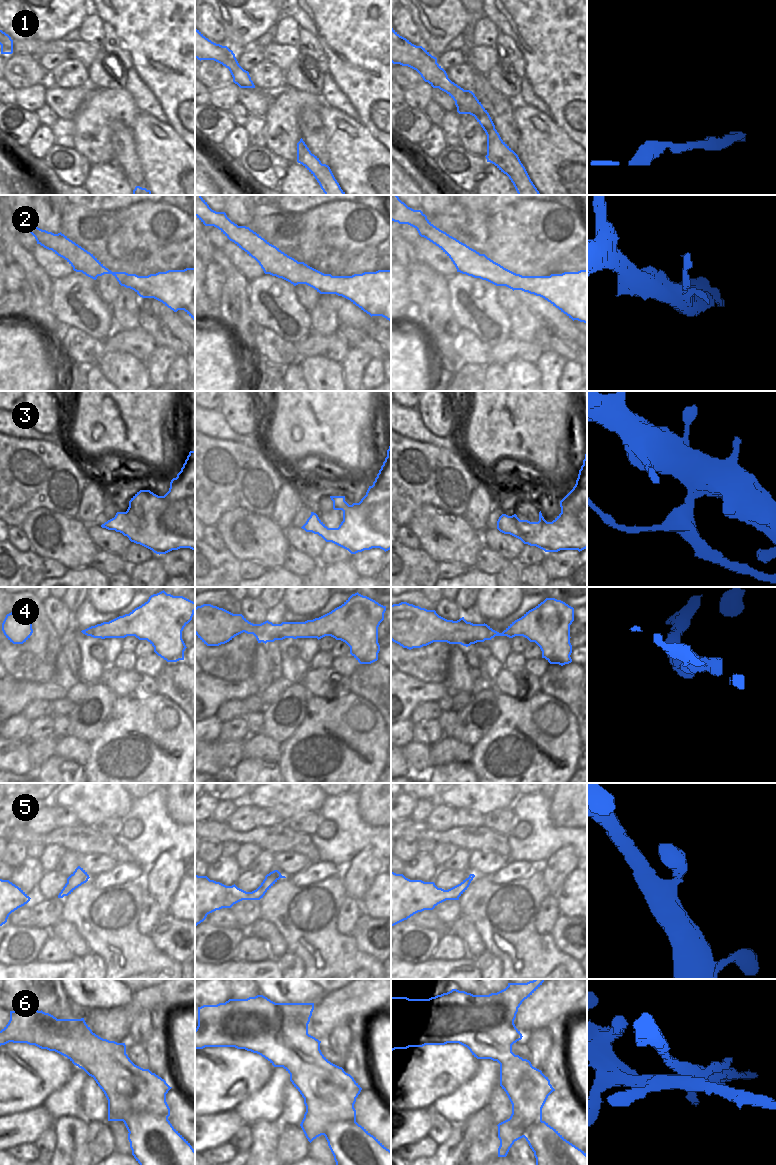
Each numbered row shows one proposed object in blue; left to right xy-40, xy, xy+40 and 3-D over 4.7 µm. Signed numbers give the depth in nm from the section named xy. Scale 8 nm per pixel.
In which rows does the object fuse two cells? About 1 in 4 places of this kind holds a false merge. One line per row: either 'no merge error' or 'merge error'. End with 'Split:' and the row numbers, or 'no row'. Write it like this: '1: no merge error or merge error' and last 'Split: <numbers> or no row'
1: merge error
2: no merge error
3: merge error
4: no merge error
5: no merge error
6: merge error
Split: 1, 3, 6

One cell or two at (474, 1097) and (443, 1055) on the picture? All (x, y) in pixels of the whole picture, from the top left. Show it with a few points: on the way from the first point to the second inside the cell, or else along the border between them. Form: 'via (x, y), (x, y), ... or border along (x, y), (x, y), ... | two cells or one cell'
border along (477, 1063), (474, 1074), (452, 1092), (444, 1096) | two cells

